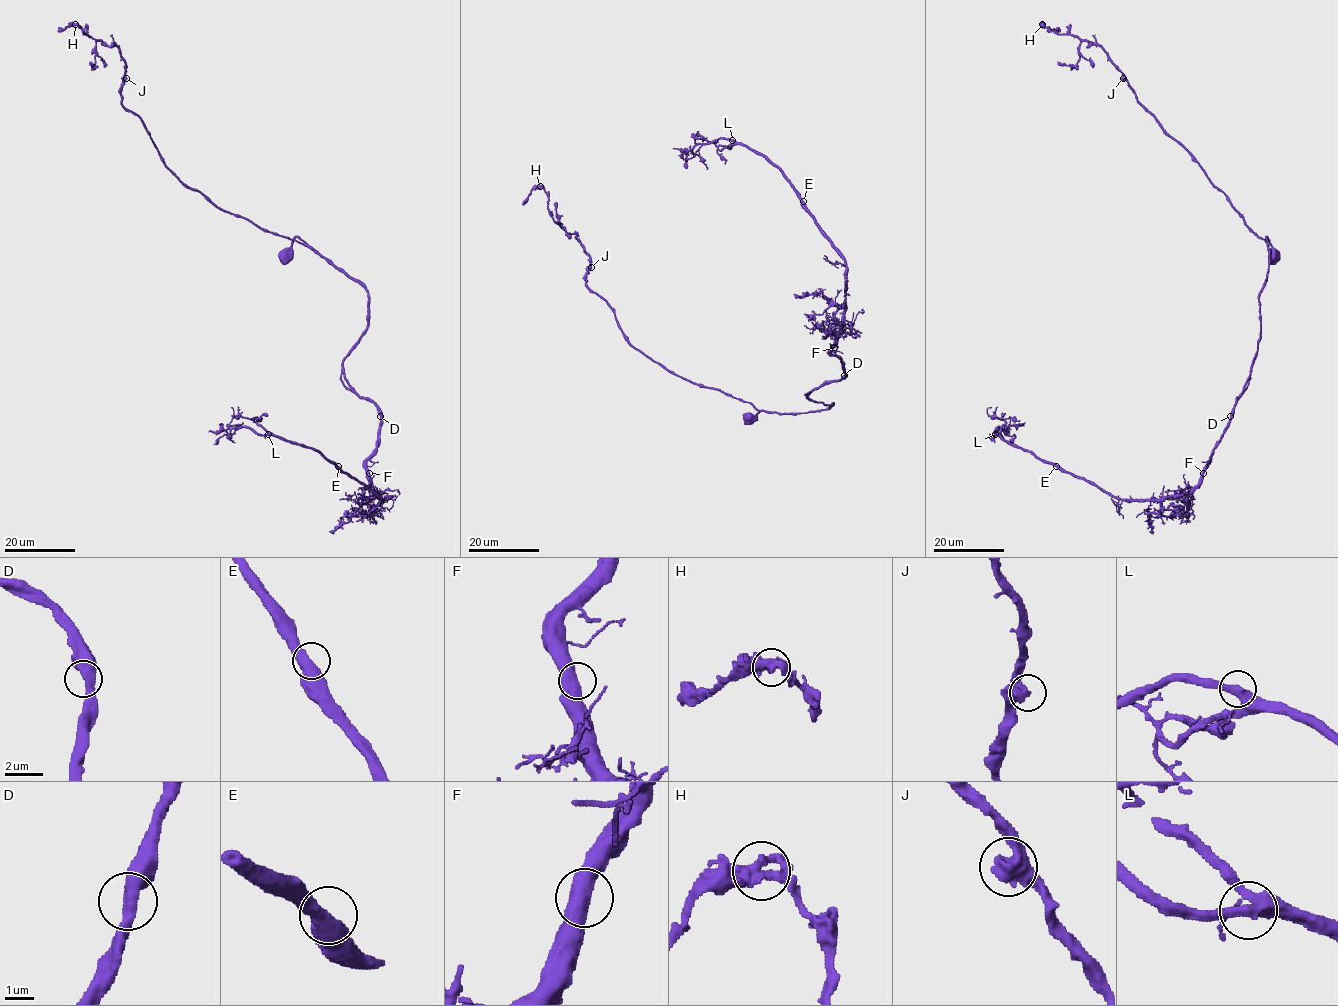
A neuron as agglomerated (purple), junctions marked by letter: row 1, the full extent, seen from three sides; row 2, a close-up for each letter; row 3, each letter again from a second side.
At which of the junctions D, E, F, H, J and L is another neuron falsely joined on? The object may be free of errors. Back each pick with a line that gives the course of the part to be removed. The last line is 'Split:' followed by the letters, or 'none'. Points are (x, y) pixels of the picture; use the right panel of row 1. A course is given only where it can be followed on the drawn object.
Split: none

